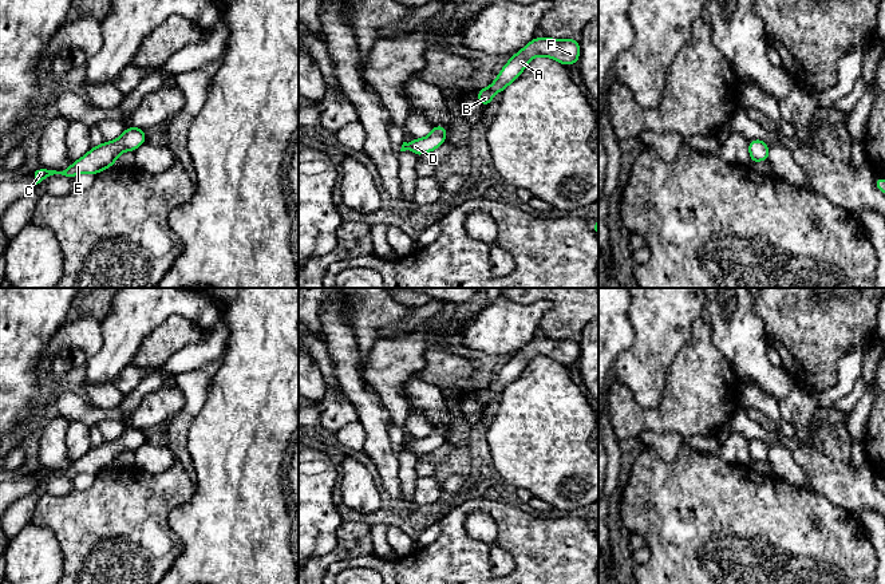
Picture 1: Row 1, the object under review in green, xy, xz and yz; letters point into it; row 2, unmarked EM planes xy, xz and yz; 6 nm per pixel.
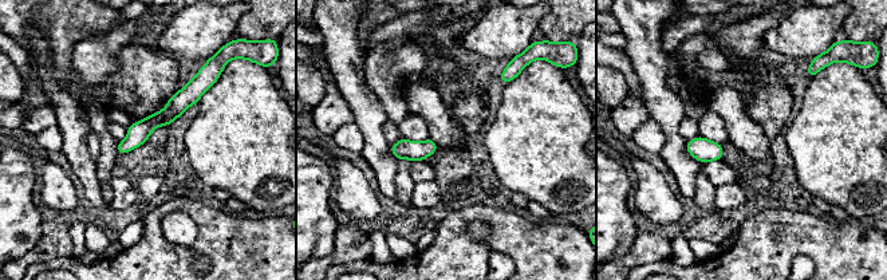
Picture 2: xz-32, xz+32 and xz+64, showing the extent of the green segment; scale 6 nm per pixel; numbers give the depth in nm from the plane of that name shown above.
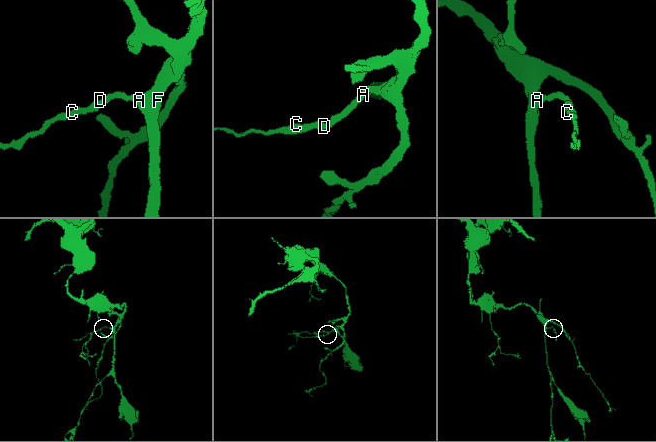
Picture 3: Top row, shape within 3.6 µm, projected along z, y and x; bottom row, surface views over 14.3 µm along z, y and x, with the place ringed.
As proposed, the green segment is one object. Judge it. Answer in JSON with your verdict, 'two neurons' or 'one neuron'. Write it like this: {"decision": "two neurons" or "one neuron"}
{"decision": "one neuron"}

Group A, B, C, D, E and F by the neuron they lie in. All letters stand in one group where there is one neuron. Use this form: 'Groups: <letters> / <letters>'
Groups: A B C D E F

